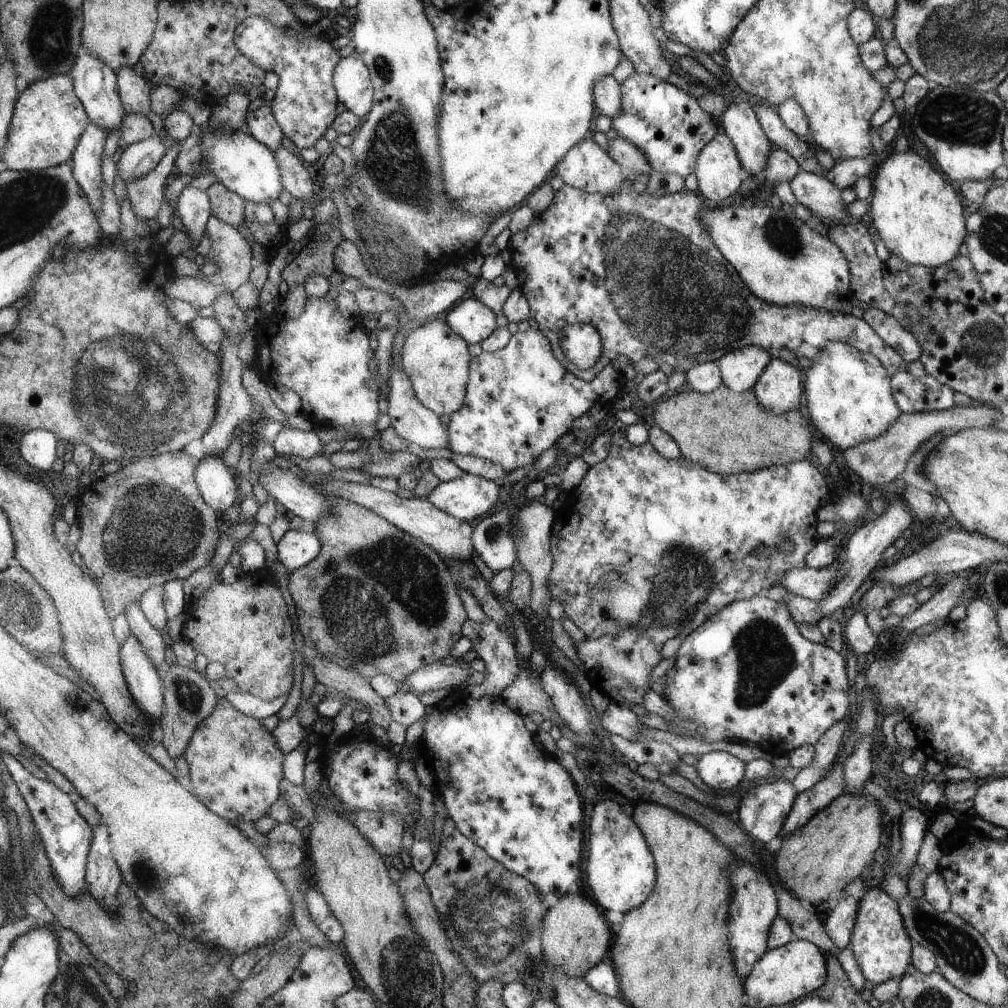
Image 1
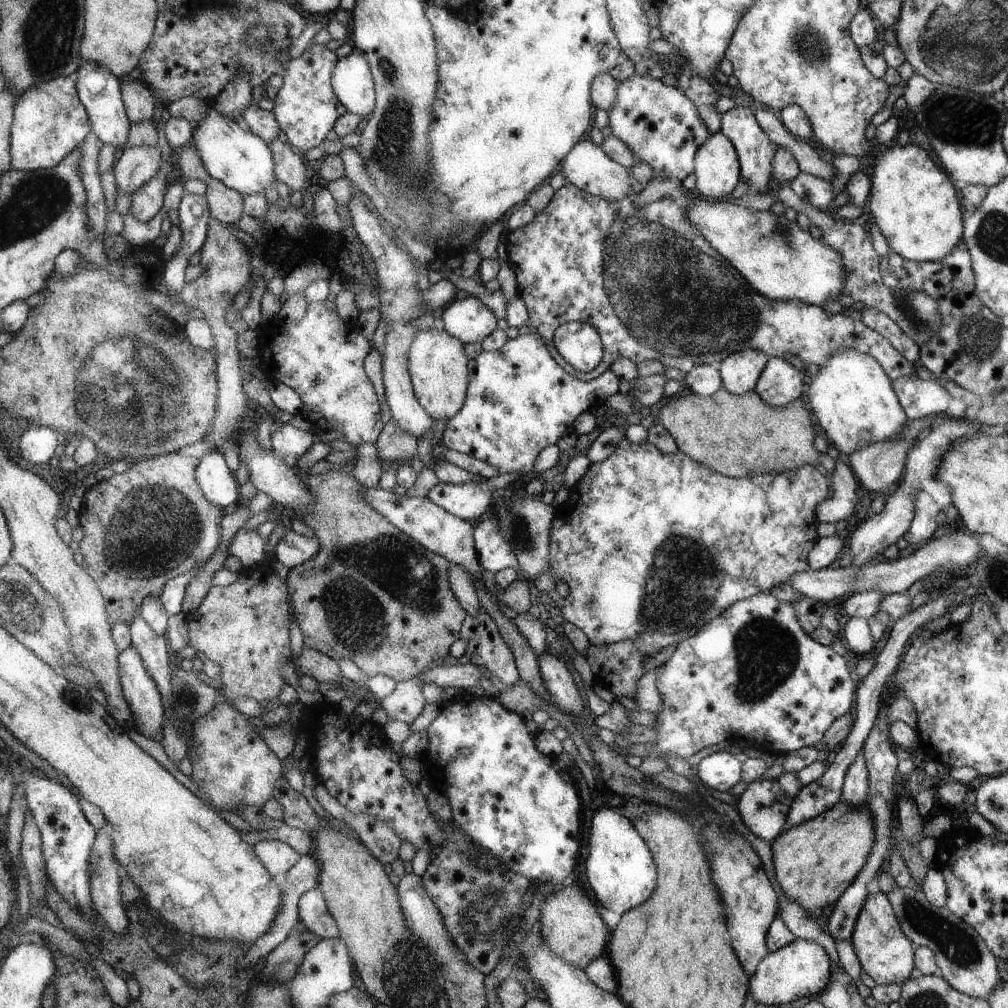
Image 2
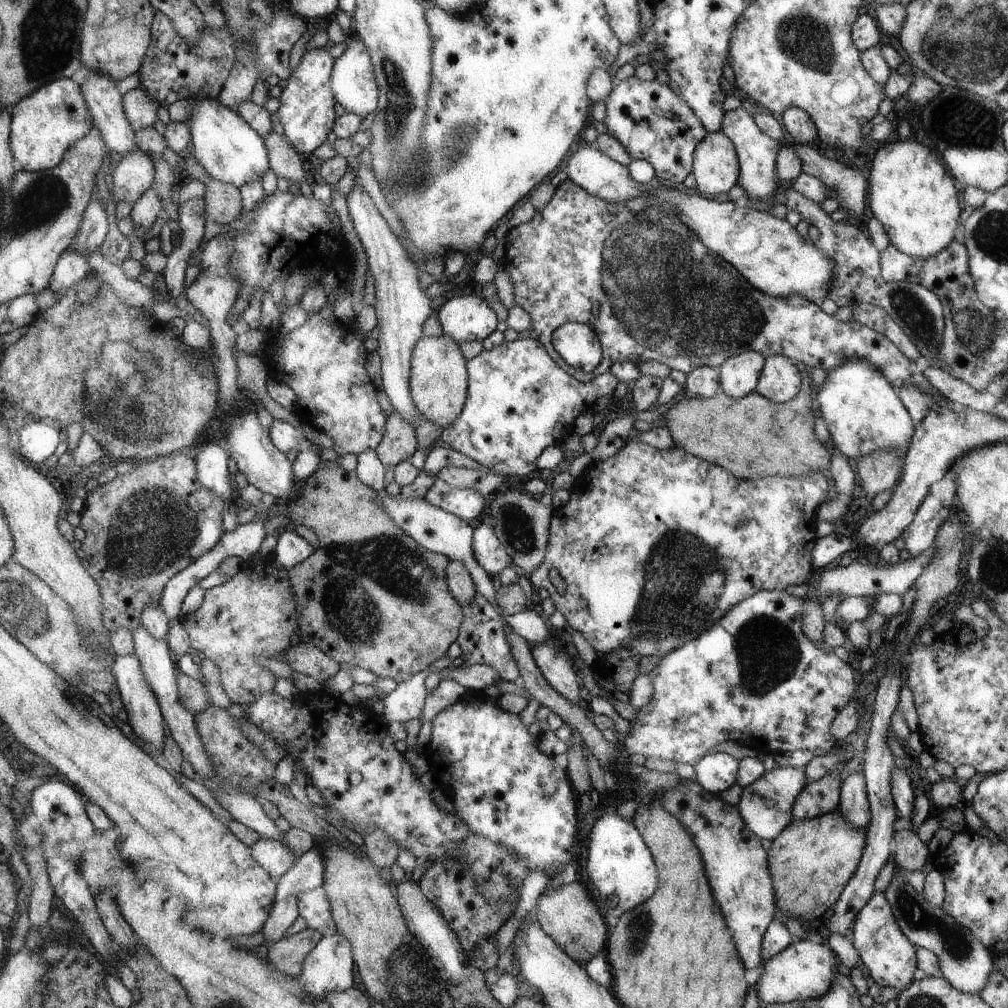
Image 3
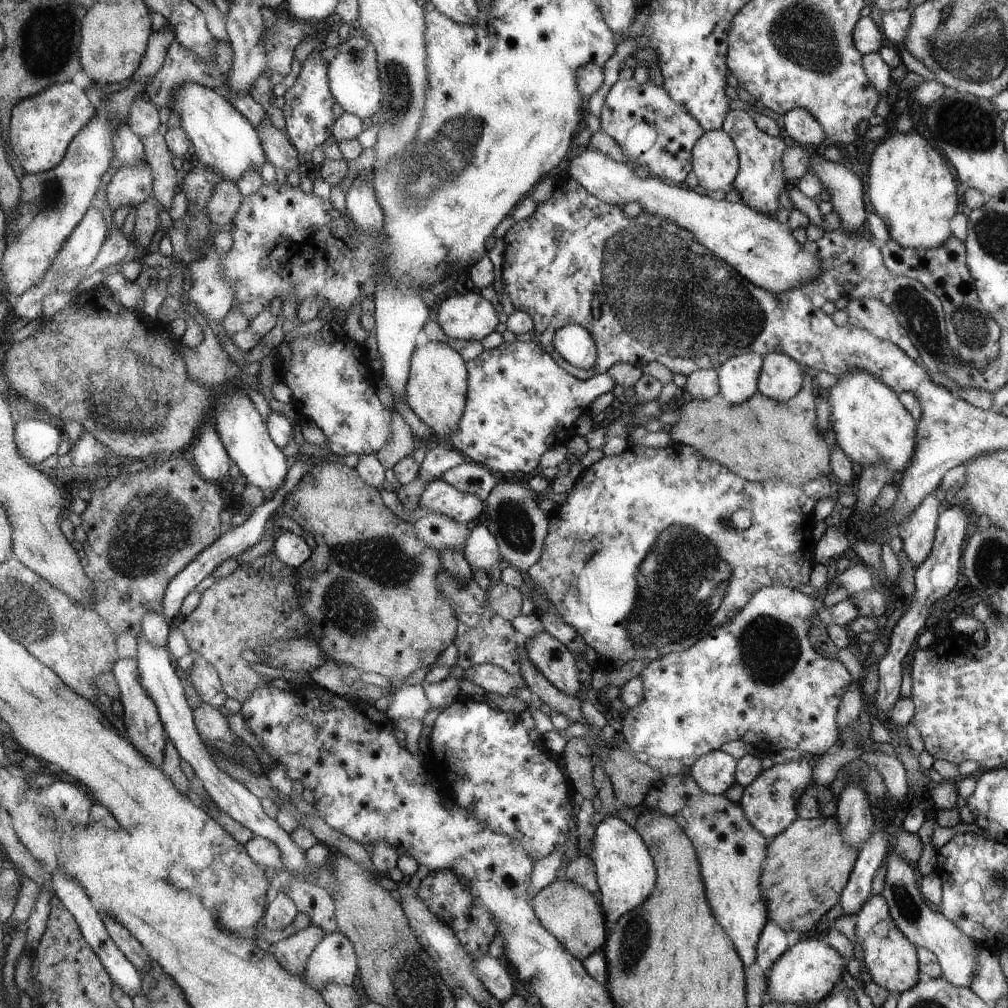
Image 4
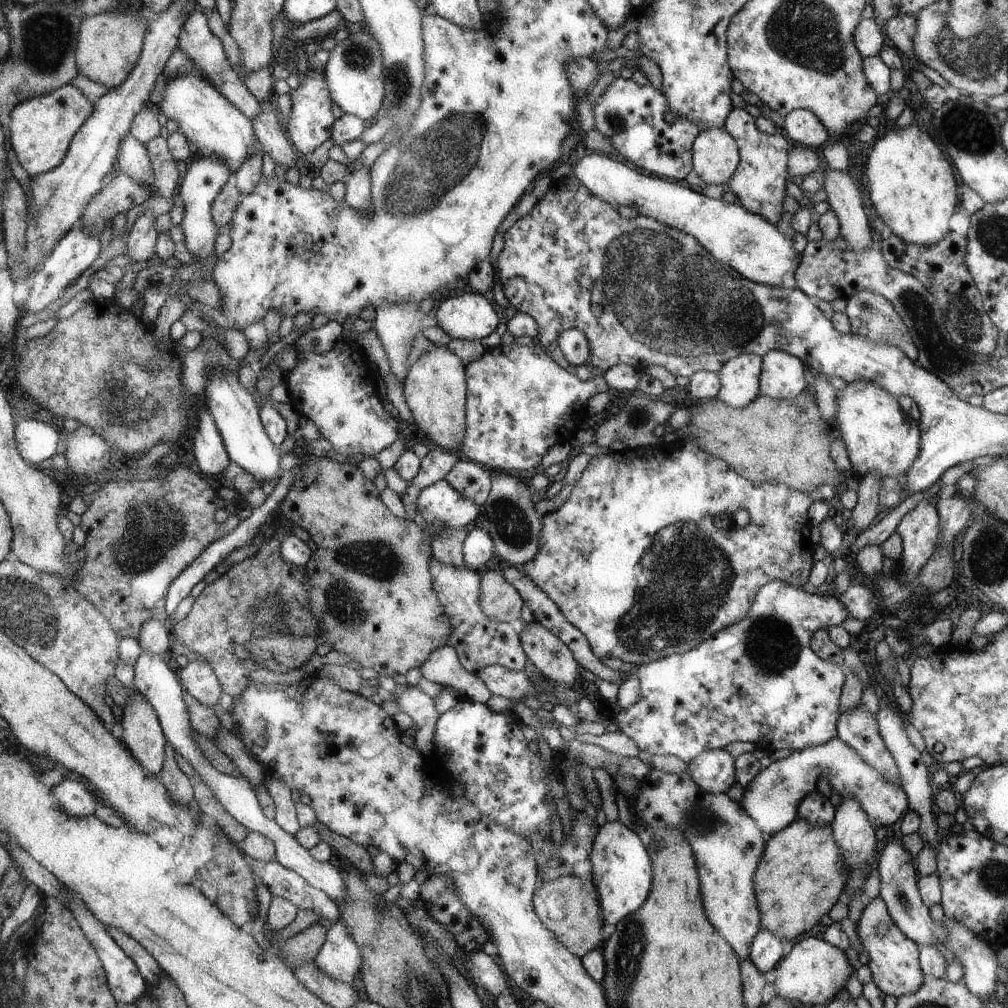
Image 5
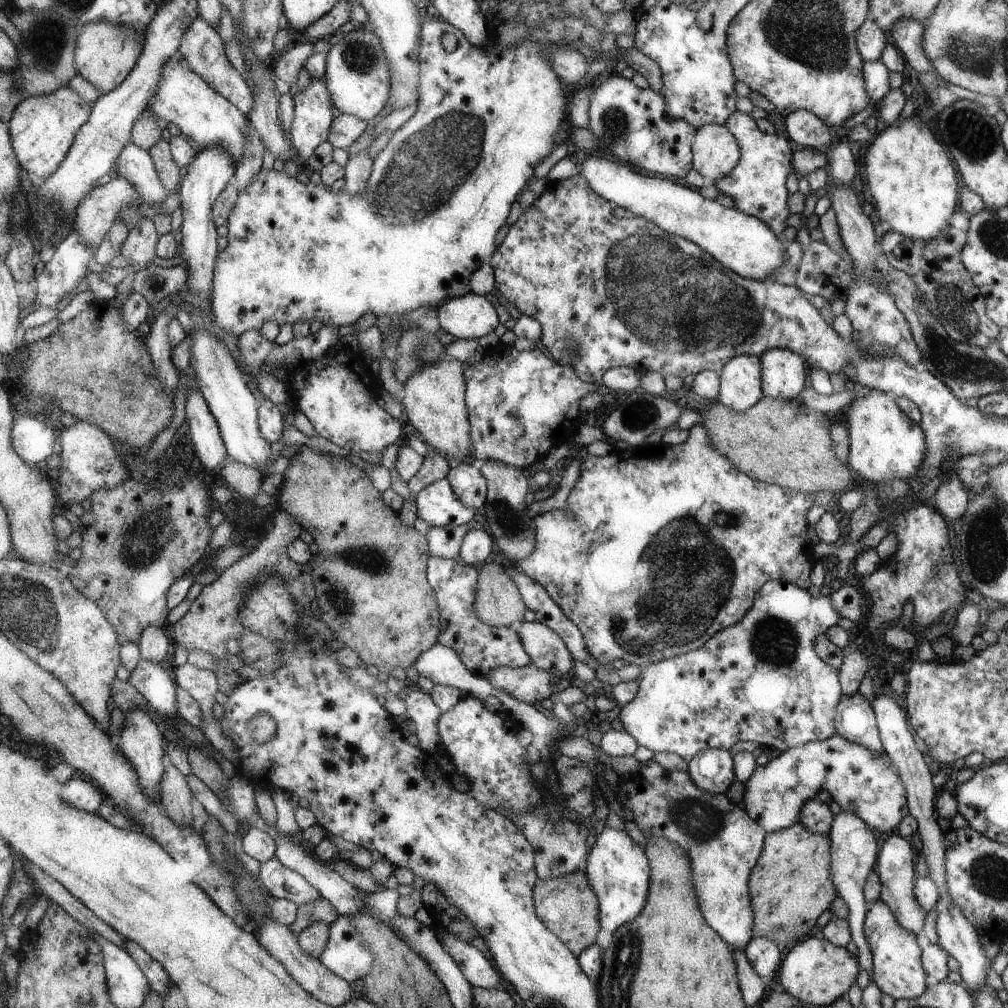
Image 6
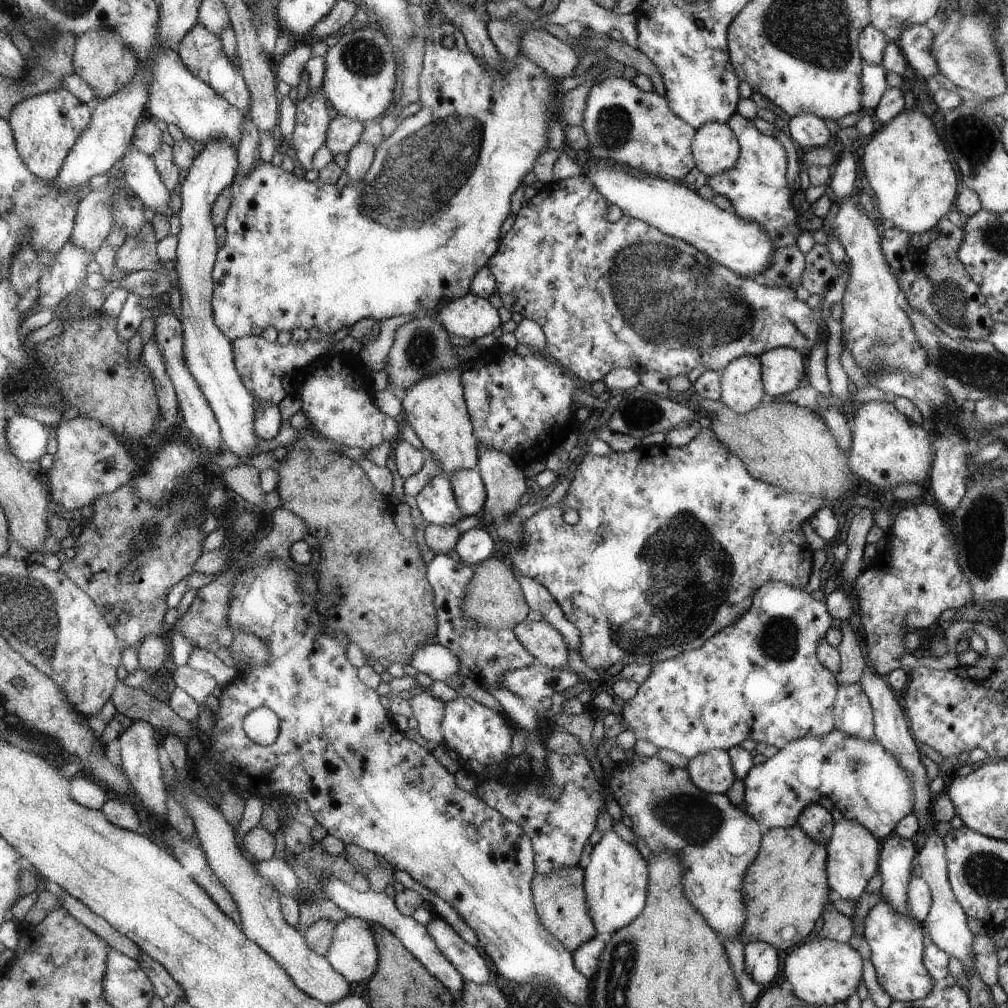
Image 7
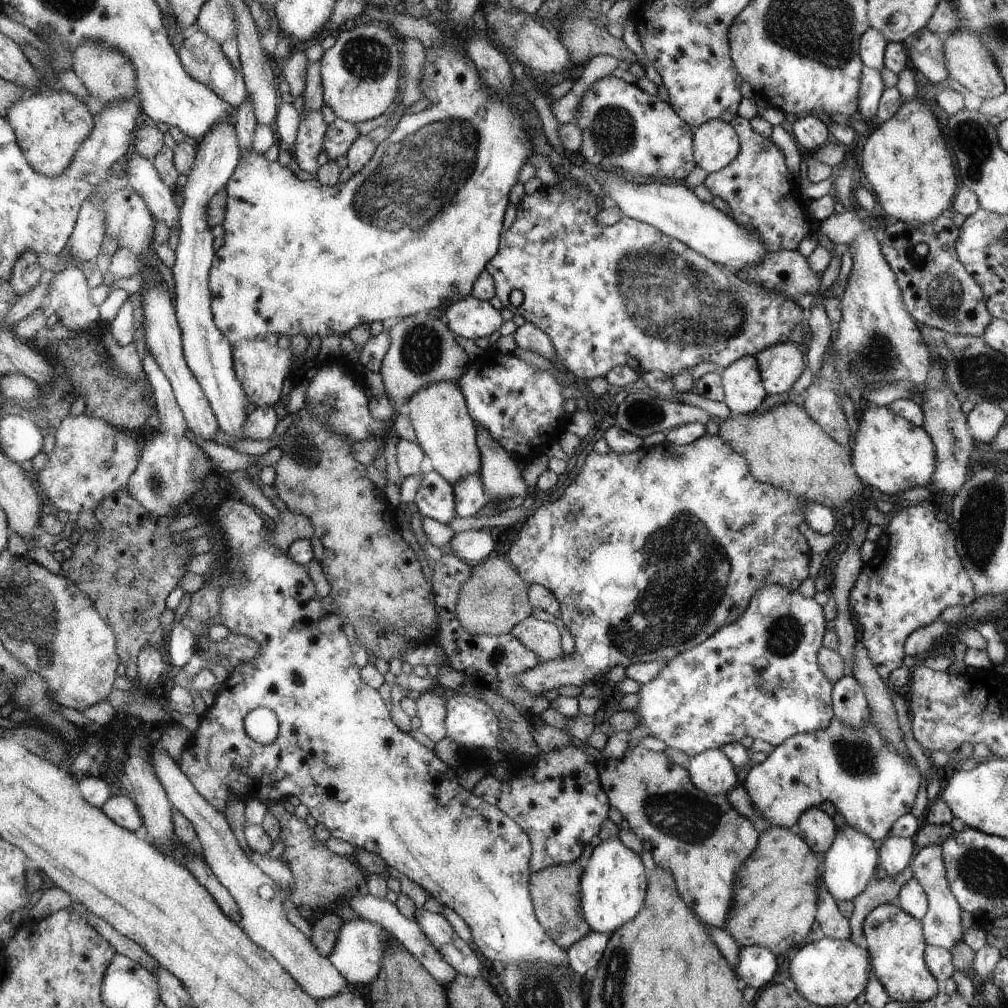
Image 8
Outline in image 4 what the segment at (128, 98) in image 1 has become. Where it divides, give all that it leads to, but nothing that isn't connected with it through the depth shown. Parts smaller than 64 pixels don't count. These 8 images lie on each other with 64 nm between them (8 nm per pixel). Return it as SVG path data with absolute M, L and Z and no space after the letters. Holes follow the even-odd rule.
M145 94L133 102L126 124L132 133L140 139L158 132L158 126L160 126L158 110L152 102L149 102Z

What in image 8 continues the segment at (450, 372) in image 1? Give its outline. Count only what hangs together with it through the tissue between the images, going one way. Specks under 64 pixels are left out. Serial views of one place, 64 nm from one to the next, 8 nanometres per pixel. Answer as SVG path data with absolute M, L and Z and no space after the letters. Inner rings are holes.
M442 380L418 390L406 402L404 411L408 413L415 430L416 442L420 443L425 456L430 458L434 471L439 472L451 484L464 481L470 474L480 476L482 460L477 445L477 425L458 383Z

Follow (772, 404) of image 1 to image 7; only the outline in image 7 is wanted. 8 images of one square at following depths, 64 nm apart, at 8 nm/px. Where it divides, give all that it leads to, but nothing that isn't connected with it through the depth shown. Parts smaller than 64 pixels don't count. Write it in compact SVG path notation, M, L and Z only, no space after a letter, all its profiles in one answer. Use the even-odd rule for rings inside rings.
M782 346L762 353L761 378L765 381L765 389L768 398L776 399L778 396L786 396L792 390L798 388L798 384L804 380L804 360L800 352L796 352L792 346Z

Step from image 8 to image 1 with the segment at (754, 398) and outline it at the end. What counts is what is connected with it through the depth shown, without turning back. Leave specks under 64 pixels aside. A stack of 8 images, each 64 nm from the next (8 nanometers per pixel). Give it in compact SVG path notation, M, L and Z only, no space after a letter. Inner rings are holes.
M746 346L728 352L716 361L723 385L736 393L753 389L765 369L773 361L768 350L761 347Z

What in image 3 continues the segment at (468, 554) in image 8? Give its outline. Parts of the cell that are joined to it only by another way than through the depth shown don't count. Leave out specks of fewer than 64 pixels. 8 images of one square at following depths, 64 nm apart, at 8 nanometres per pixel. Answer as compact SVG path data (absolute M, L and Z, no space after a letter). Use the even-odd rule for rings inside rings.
M480 524L473 530L473 552L478 565L490 576L495 576L510 567L512 558L506 551L496 531L488 524Z

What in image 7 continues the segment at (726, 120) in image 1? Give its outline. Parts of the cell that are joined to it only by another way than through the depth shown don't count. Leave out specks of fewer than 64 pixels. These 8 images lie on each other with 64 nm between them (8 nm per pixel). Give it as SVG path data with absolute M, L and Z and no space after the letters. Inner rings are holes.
M734 114L726 122L740 140L740 160L732 169L725 173L707 178L707 184L715 195L728 198L734 207L734 214L757 222L773 238L776 249L796 245L798 226L796 226L796 210L792 206L794 189L790 188L788 180L788 151L777 138L762 134L753 120Z

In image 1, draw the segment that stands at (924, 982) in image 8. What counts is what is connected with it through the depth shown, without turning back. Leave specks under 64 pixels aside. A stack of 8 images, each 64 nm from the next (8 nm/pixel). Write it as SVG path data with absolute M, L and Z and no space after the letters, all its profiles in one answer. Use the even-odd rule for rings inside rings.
M881 888L865 889L864 892L858 902L849 948L866 981L880 985L890 978L899 980L905 976L904 972L910 966L910 956L913 956L904 916L898 904Z

